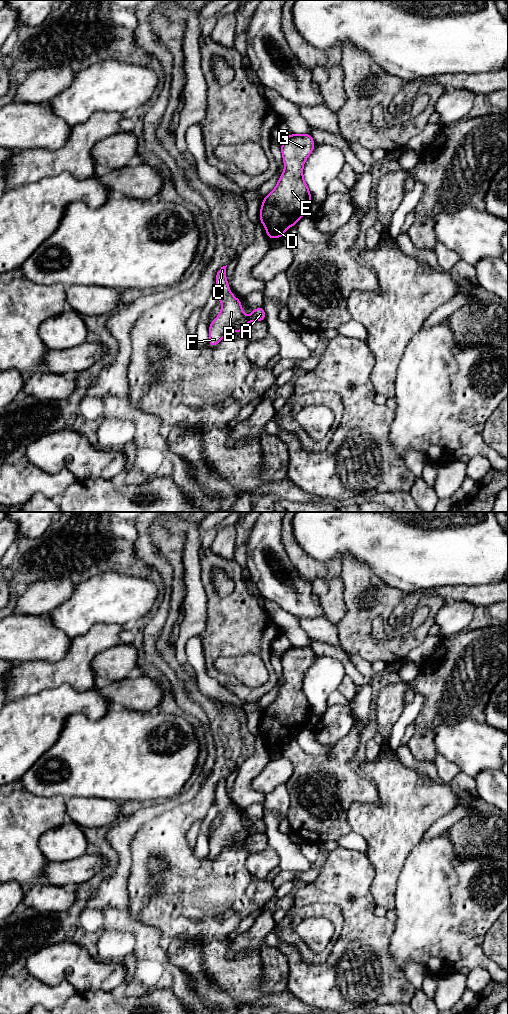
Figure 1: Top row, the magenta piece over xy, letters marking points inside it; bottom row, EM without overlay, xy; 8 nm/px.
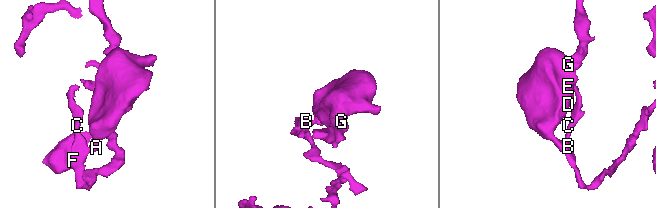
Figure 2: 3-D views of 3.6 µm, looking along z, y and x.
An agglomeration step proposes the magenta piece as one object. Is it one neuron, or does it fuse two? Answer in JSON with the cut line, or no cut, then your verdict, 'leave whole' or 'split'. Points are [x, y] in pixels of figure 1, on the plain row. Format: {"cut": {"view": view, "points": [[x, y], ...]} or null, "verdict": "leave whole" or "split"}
{"cut": {"view": "xy", "points": [[247, 828], [249, 833]]}, "verdict": "split"}

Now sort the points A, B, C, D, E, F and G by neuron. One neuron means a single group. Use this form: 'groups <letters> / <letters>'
groups A D E G / B C F

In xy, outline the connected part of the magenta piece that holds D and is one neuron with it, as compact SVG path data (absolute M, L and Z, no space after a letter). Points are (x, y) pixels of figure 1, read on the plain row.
M290 646L281 656L284 683L276 699L262 712L260 734L265 738L269 751L280 750L283 745L306 727L312 714L309 700L303 690L303 679L308 668L313 664L314 652L310 646Z

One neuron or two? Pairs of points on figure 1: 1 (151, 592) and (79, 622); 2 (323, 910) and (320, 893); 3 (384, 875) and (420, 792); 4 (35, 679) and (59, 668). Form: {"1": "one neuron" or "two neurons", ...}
{"1": "one neuron", "2": "two neurons", "3": "one neuron", "4": "one neuron"}

